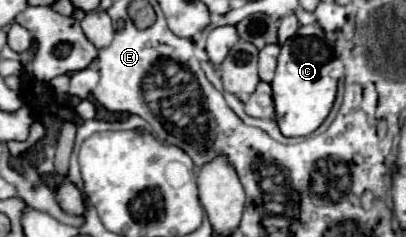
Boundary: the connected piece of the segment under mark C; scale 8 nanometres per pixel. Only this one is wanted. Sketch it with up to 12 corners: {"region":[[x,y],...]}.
{"region":[[317,24],[281,46],[271,88],[283,136],[309,136],[337,94]]}

